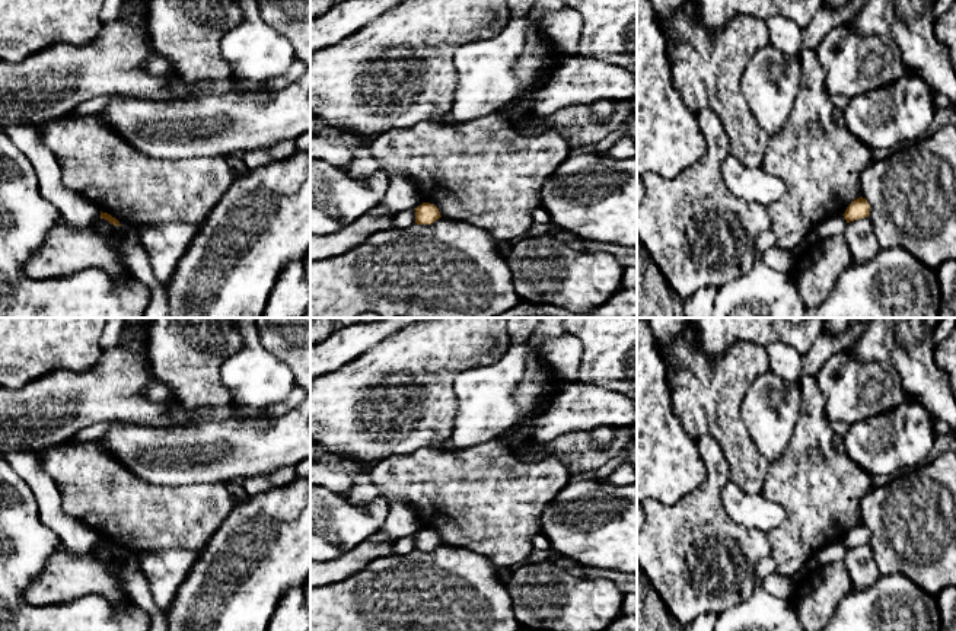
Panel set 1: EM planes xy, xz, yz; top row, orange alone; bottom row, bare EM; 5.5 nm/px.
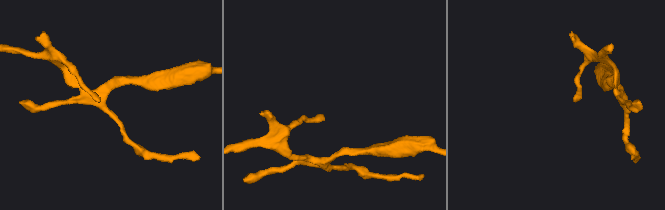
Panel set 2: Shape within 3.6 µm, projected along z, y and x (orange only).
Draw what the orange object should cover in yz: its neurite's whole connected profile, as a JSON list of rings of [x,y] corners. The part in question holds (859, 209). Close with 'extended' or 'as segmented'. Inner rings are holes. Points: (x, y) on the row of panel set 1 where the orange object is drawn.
[[[860,197],[854,200],[842,214],[847,223],[860,220],[870,216],[870,204],[866,198]]]; as segmented

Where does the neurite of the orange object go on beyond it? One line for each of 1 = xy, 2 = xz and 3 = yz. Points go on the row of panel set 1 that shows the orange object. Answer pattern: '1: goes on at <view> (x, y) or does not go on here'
1: does not go on here
2: does not go on here
3: does not go on here

